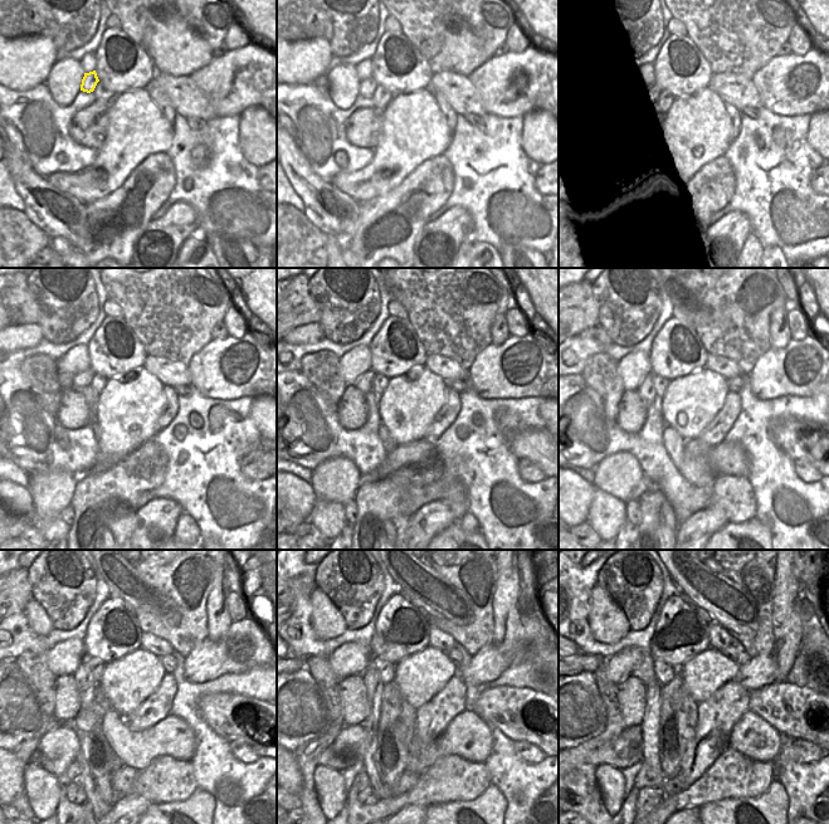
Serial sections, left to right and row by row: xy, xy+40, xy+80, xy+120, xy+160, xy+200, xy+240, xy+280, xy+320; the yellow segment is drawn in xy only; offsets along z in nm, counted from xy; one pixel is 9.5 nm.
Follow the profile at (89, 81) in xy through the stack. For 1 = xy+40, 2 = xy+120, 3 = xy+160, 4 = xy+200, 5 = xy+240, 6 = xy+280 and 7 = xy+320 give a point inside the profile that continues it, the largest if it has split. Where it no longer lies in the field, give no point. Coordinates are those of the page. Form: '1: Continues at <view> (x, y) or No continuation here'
1: Continues at xy+40 (367, 87)
2: Continues at xy+120 (81, 380)
3: Continues at xy+160 (364, 384)
4: Continues at xy+200 (645, 390)
5: Continues at xy+240 (83, 677)
6: Continues at xy+280 (374, 686)
7: Continues at xy+320 (649, 725).

